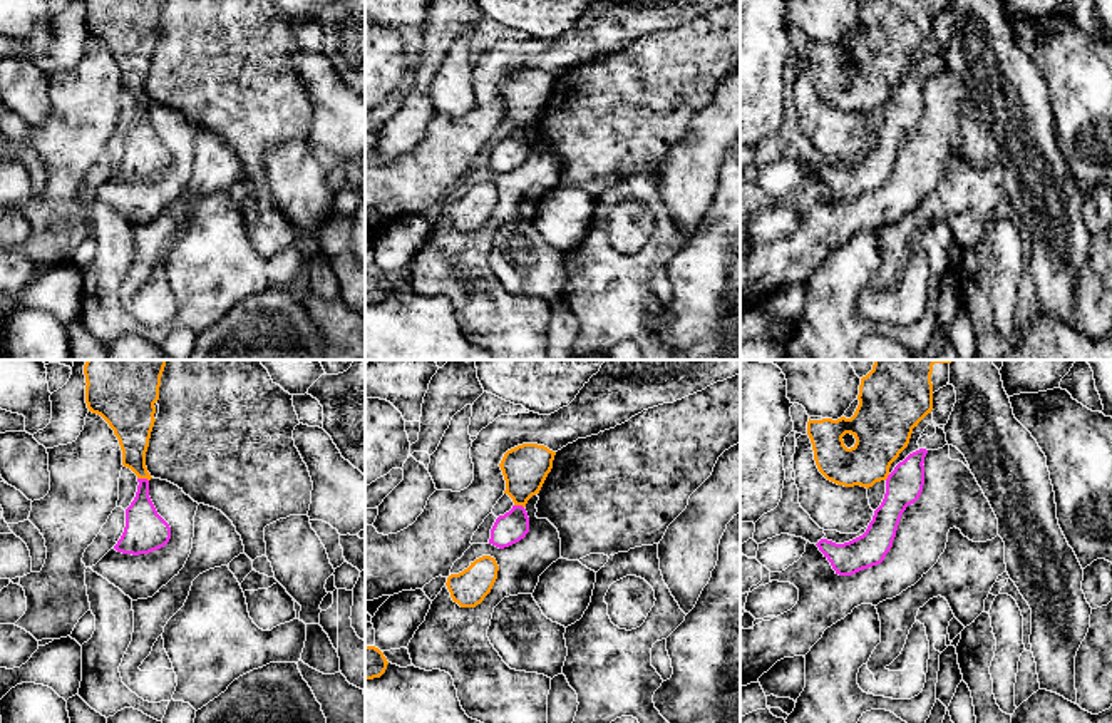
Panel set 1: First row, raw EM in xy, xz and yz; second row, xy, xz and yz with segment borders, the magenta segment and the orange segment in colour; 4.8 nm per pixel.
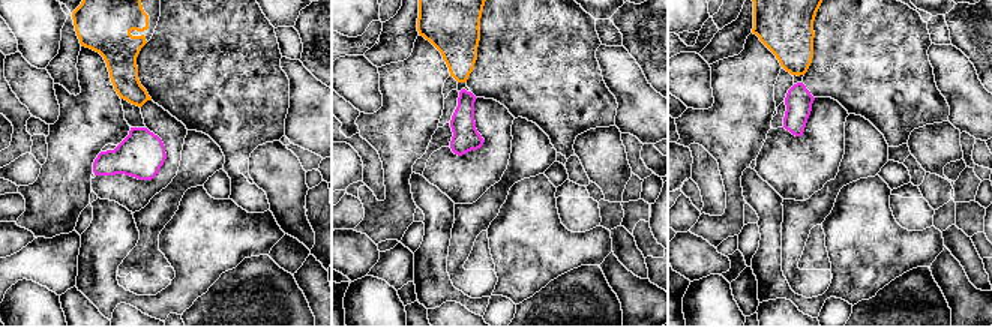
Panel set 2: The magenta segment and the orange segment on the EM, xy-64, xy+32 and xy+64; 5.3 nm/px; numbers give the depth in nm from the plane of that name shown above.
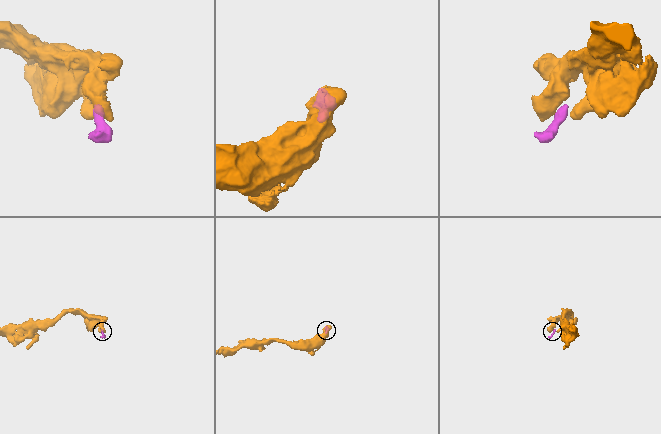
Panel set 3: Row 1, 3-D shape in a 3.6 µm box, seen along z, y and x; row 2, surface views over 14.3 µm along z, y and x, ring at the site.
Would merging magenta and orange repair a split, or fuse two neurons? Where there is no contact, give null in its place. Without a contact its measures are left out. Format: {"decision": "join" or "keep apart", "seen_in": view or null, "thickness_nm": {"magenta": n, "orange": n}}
{"decision": "keep apart", "seen_in": "xy", "thickness_nm": {"magenta": 200, "orange": 180}}

